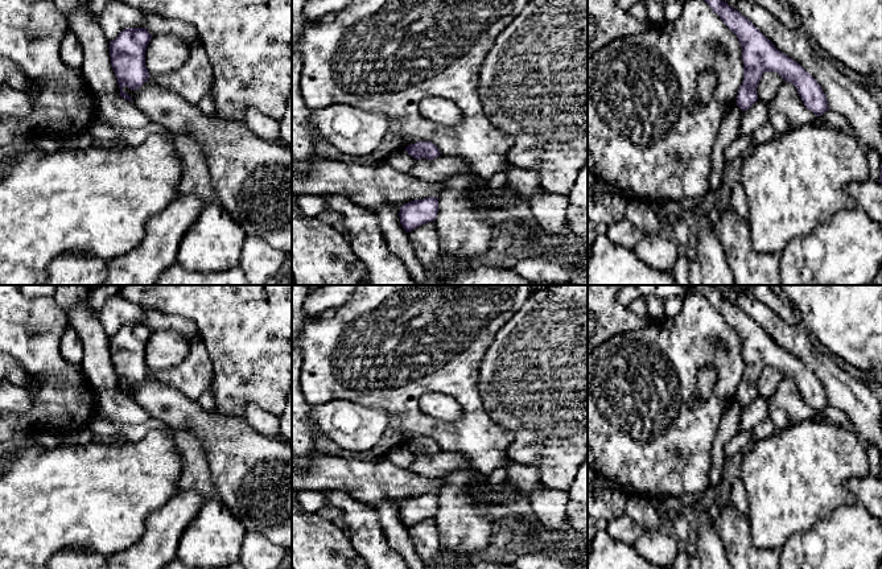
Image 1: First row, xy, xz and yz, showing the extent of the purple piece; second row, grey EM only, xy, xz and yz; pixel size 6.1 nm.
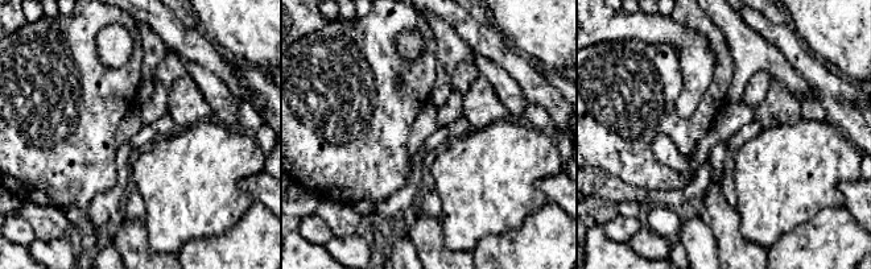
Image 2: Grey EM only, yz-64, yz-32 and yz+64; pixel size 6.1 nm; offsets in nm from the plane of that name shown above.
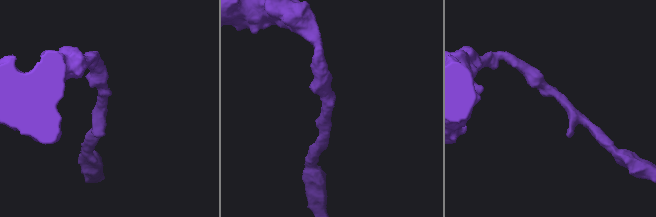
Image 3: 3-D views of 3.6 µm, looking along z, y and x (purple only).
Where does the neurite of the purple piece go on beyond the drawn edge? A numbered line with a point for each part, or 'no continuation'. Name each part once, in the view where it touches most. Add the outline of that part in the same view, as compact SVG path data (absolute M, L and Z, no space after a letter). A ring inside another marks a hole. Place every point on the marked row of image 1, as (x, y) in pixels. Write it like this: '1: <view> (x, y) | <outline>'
no continuation

